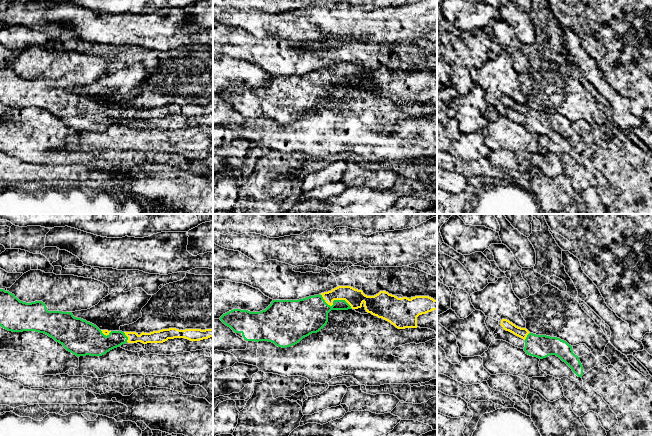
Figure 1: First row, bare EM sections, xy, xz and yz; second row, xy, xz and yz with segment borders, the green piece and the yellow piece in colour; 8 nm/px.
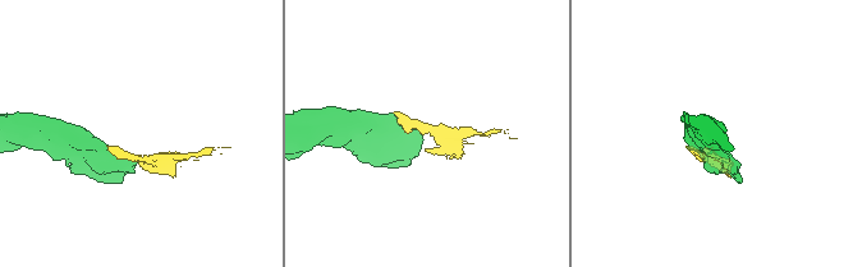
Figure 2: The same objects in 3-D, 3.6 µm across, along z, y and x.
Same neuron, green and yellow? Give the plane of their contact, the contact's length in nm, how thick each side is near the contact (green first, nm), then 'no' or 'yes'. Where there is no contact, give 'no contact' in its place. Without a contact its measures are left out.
xz | 280 nm | 300/140 nm | yes

